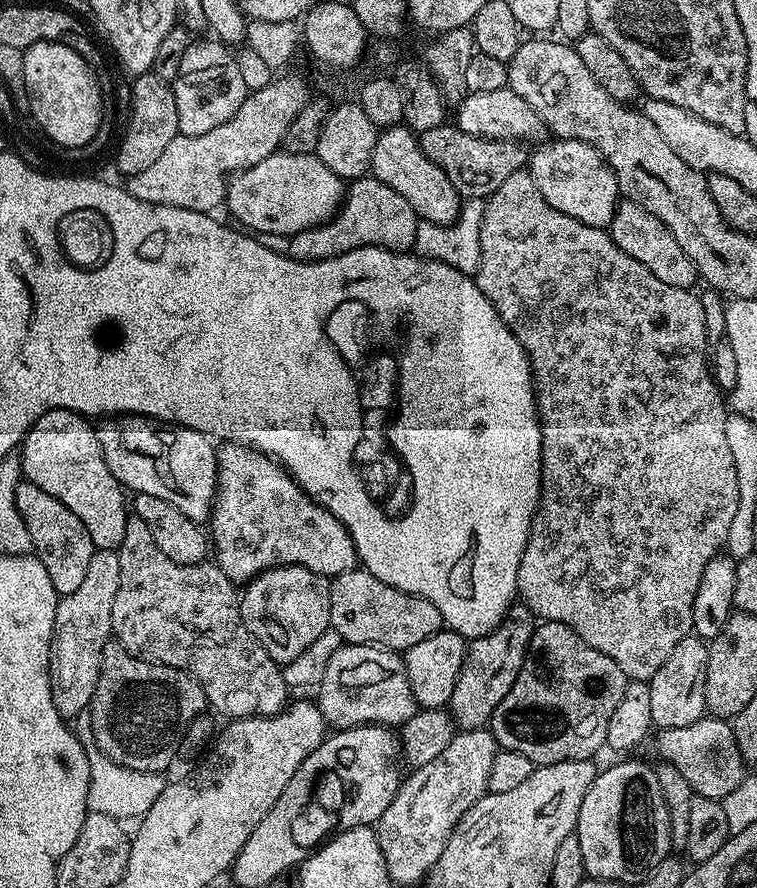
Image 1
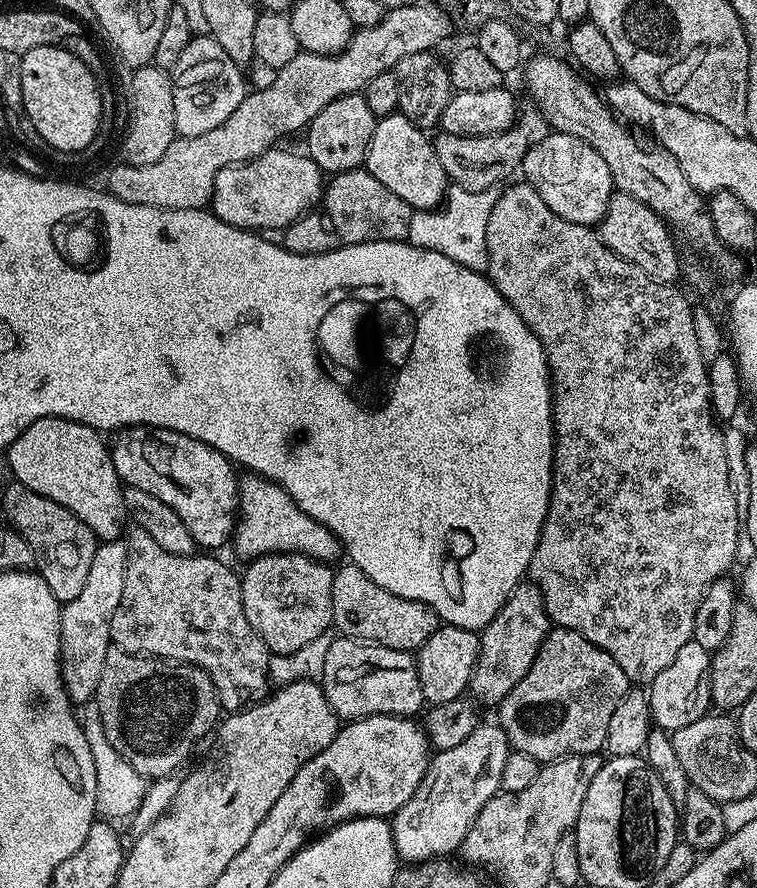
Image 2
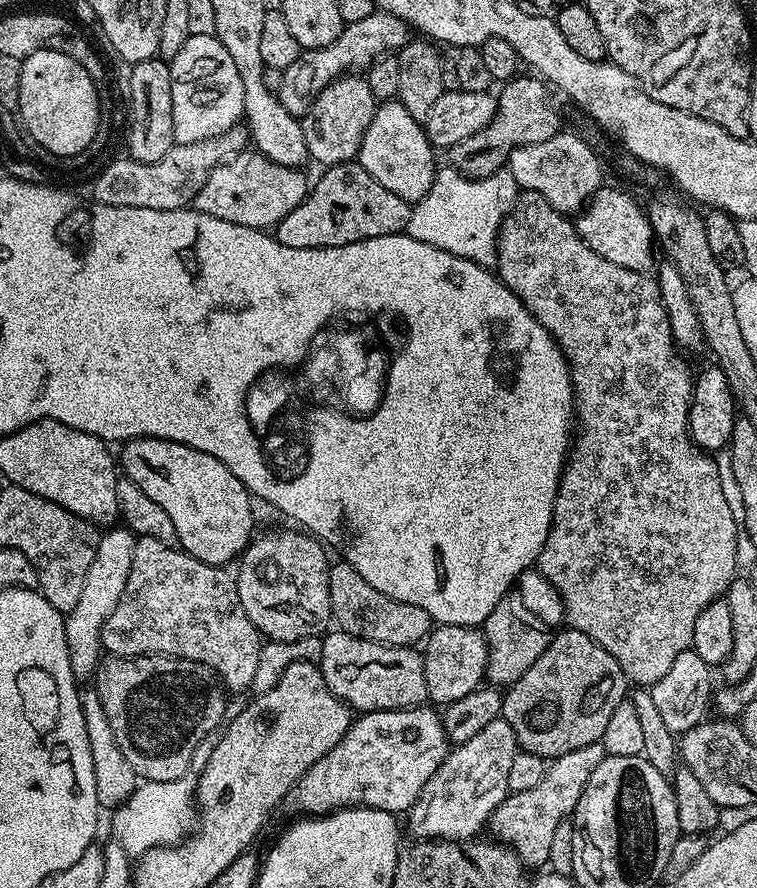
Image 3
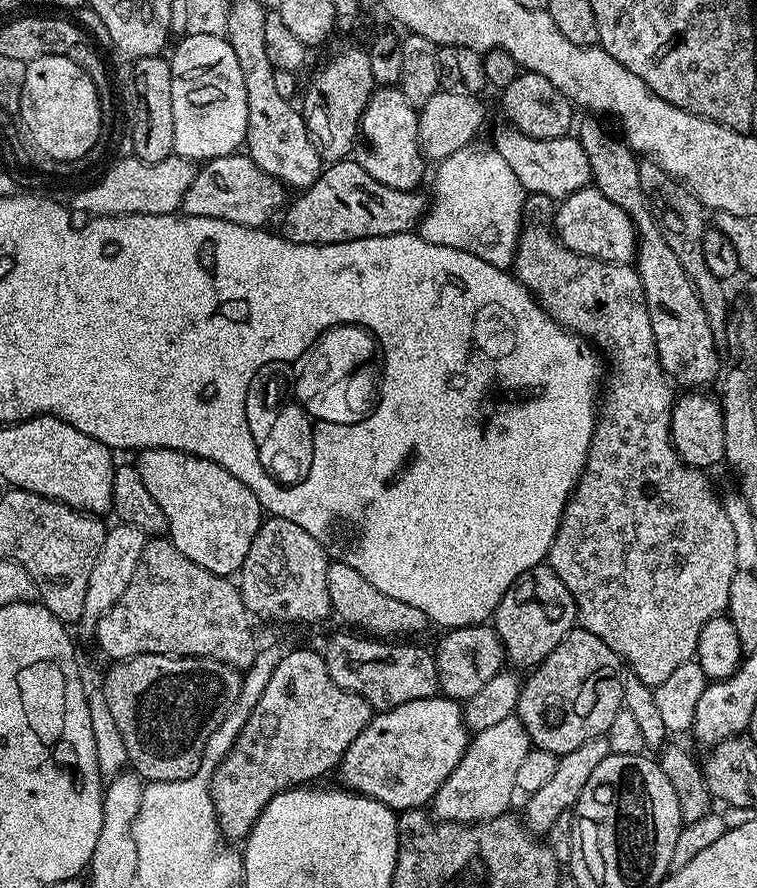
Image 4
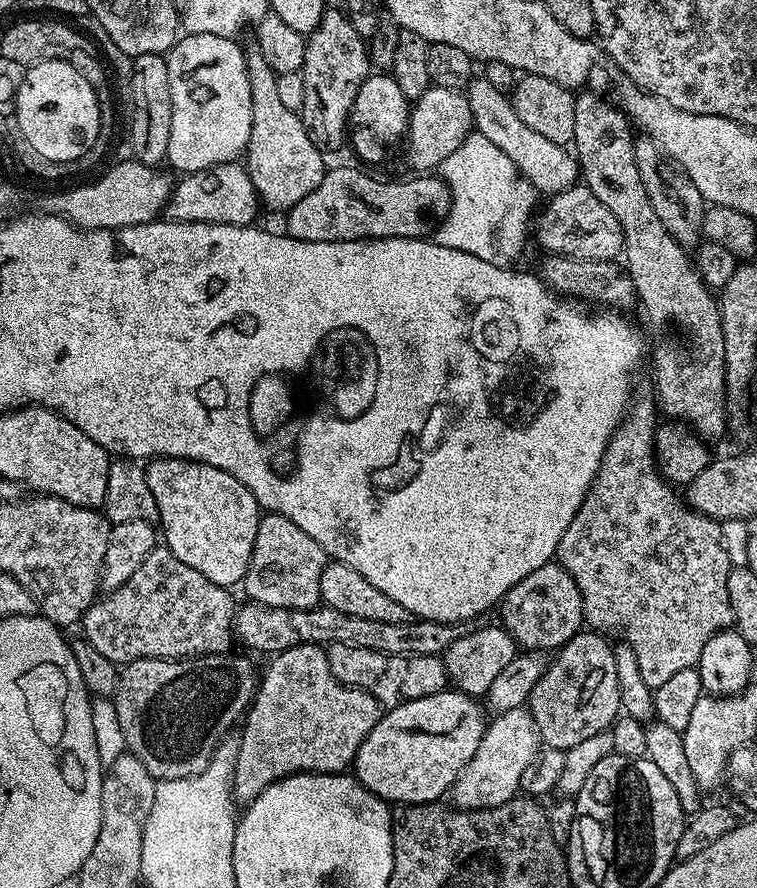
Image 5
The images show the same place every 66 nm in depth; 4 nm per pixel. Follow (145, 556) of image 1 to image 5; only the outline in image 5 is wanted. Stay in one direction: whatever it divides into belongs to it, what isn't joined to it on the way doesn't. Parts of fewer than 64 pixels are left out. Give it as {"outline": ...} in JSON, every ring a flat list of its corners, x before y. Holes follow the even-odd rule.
{"outline":[[157,546,130,574,130,578,120,588,113,588,101,595,84,613,82,621,83,639,88,641,98,654,106,654,117,666,131,664,134,660,149,658,191,658,194,656,215,656,229,651,234,644,234,617,238,607,232,601,233,593,227,588,218,586,206,578,206,574,198,574,198,570,186,566,167,546]]}

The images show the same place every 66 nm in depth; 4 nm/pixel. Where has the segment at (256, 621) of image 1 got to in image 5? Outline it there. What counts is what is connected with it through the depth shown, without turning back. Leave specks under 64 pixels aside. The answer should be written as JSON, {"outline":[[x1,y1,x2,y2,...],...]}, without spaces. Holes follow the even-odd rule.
{"outline":[[269,512,261,515,242,589,248,595,245,597,253,604,294,610,314,608,321,603,320,583,325,563,322,546,318,546,318,542,314,542,314,538,306,534,306,530,294,526,290,518]]}

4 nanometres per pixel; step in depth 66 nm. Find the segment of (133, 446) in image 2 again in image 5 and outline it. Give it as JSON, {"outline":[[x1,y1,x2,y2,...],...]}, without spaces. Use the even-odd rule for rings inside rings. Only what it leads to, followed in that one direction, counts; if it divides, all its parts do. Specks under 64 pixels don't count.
{"outline":[[162,456,153,459,145,467,144,473,146,483,154,494,154,502,158,506,158,528,162,533,163,543,174,554,174,558,186,562,186,566,198,570,198,574,206,574,206,578,210,578,210,582,218,586,231,589,232,584,239,585,250,566,254,538,258,534,262,515,261,506,252,491,242,486,238,478,226,474,226,470,204,464,201,460,179,460]]}

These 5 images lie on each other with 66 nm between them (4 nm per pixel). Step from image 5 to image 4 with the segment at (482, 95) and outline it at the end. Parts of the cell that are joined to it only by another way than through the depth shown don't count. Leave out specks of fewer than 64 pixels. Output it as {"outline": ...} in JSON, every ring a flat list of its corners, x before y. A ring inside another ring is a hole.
{"outline":[[503,127,496,132,494,147,498,154,502,154,502,158,506,158,525,193,541,192,551,196,553,201,559,202,565,196,589,187,592,179,590,162,586,158,586,150,582,150,580,141,575,135,539,140,517,132,511,127]]}

